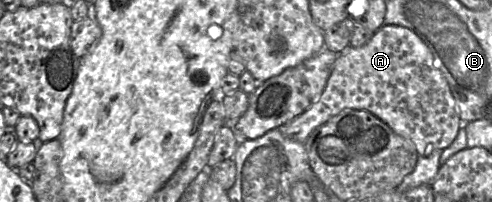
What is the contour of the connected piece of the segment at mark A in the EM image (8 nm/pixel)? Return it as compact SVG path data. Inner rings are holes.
M385 23L364 46L350 46L339 53L320 98L301 115L278 129L286 137L305 143L316 128L345 109L369 111L397 134L412 141L420 156L429 156L435 150L444 150L453 143L460 128L464 127L449 84L437 68L427 45L412 30Z

